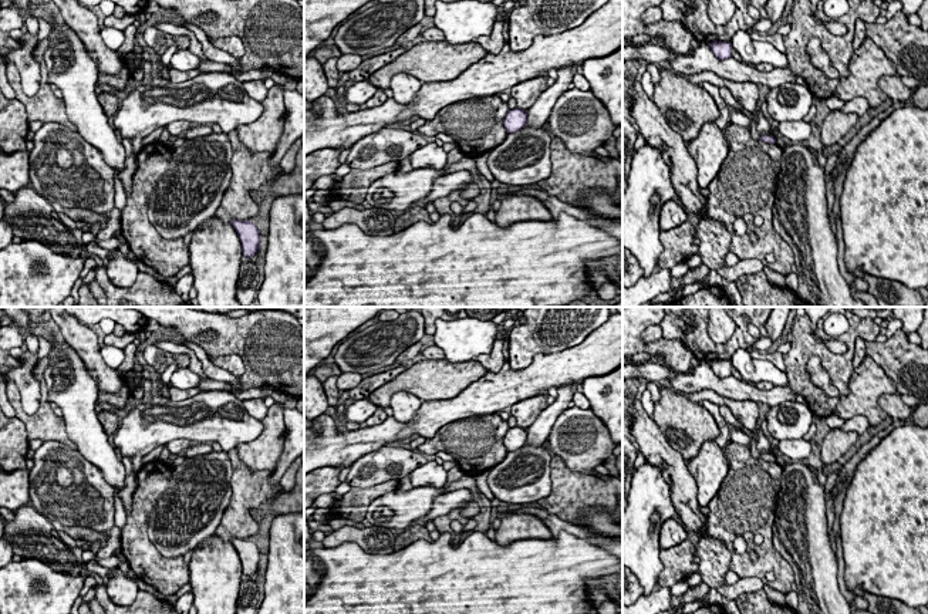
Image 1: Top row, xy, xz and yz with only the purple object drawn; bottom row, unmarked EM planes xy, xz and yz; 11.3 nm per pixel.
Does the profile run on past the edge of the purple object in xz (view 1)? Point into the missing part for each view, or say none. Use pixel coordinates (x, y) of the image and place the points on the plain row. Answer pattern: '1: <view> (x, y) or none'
1: none

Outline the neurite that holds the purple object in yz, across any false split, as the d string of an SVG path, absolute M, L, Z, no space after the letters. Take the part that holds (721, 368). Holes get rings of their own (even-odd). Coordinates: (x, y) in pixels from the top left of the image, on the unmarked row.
M712 358L709 362L713 374L718 378L728 378L732 375L732 362L725 360Z

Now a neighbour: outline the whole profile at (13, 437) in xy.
M0 408L0 469L26 469L28 439L26 425L18 418L7 418Z

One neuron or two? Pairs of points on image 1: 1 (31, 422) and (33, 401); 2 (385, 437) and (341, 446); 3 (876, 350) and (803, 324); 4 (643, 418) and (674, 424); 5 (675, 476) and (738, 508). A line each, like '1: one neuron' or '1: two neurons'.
1: two neurons
2: one neuron
3: two neurons
4: two neurons
5: two neurons

